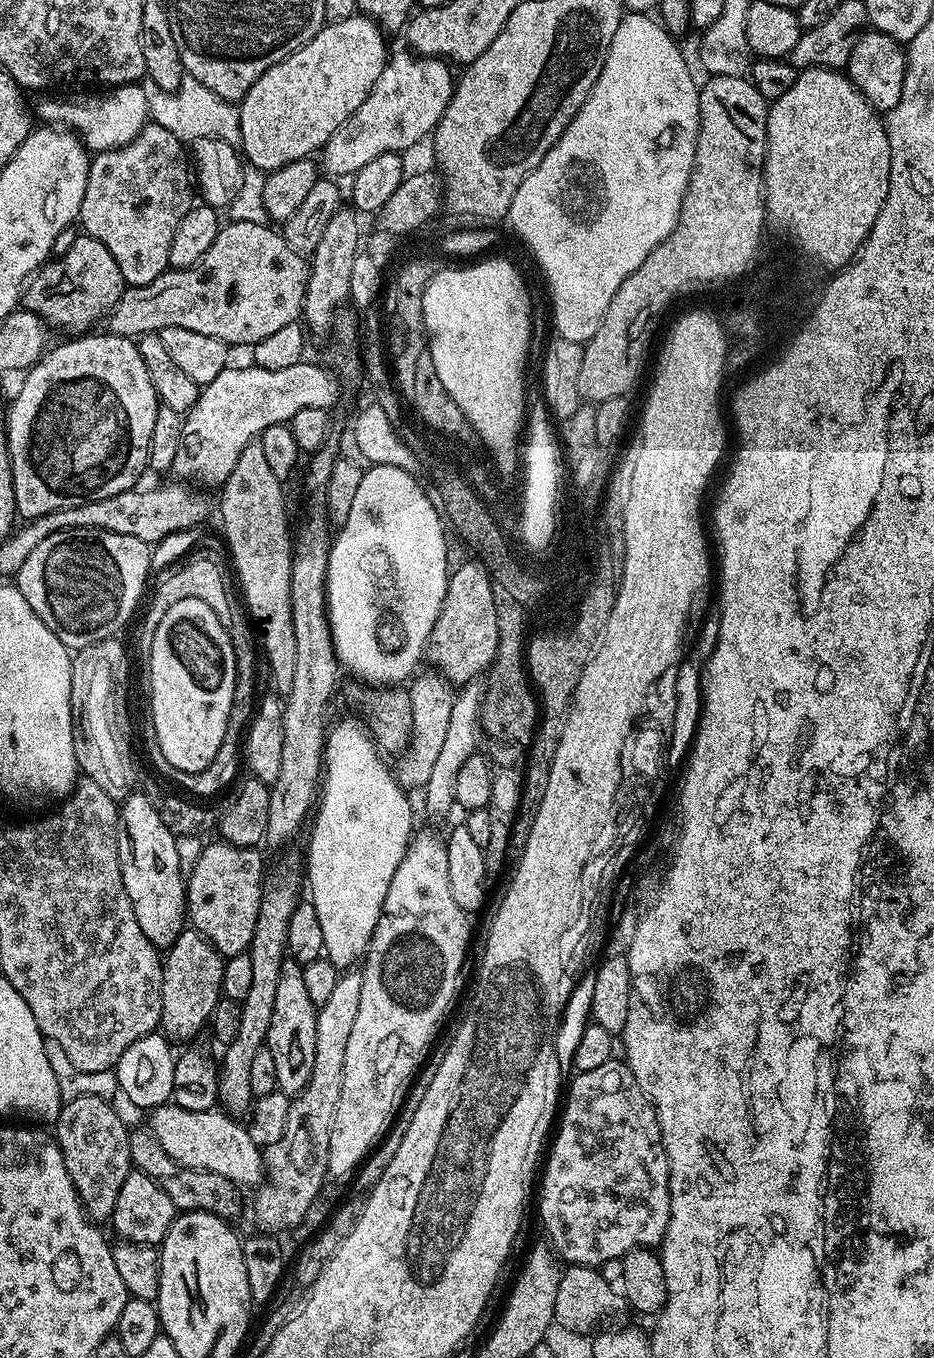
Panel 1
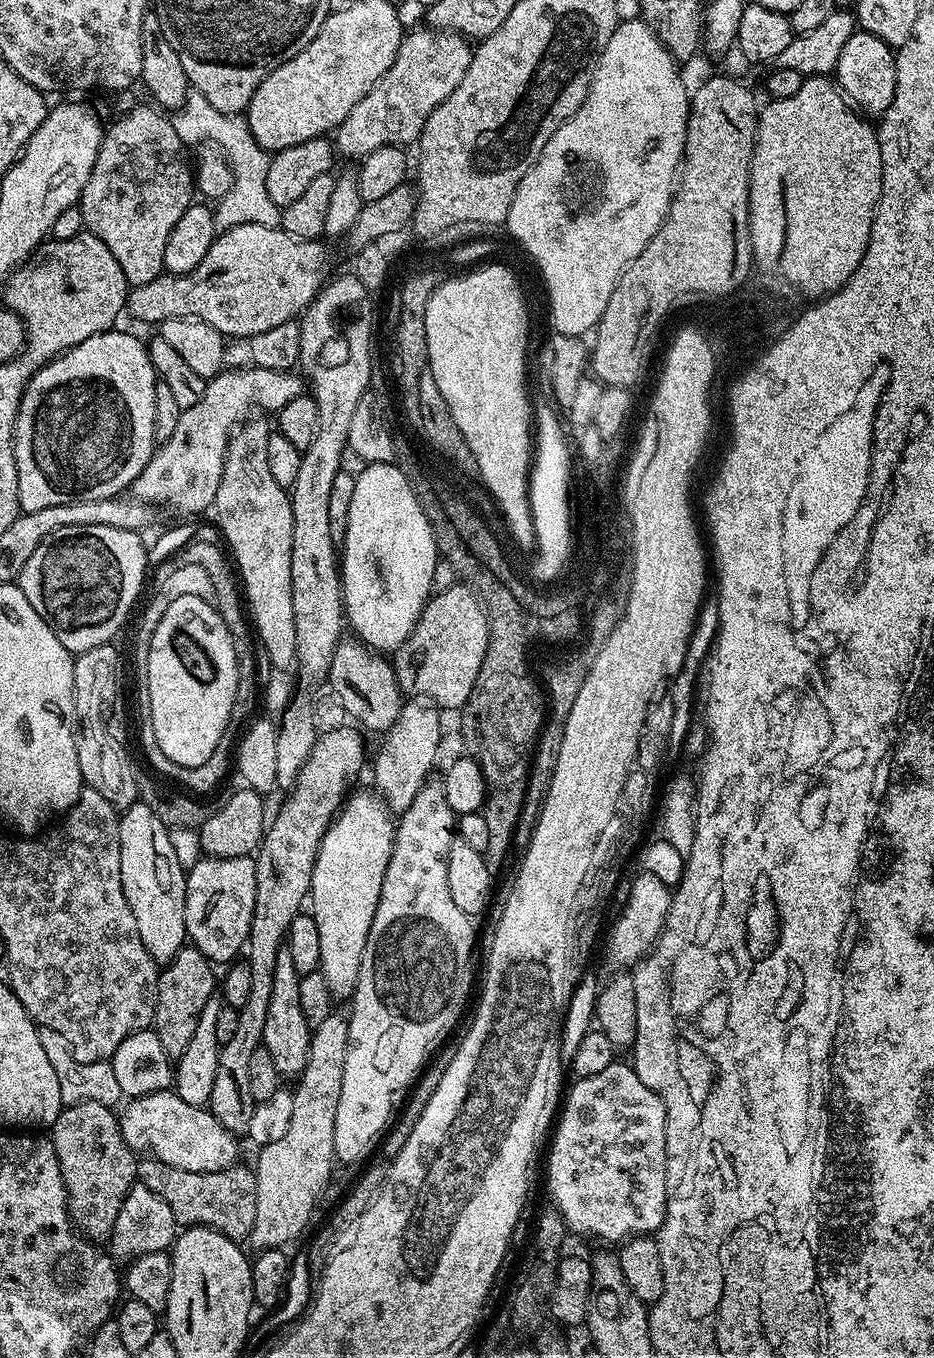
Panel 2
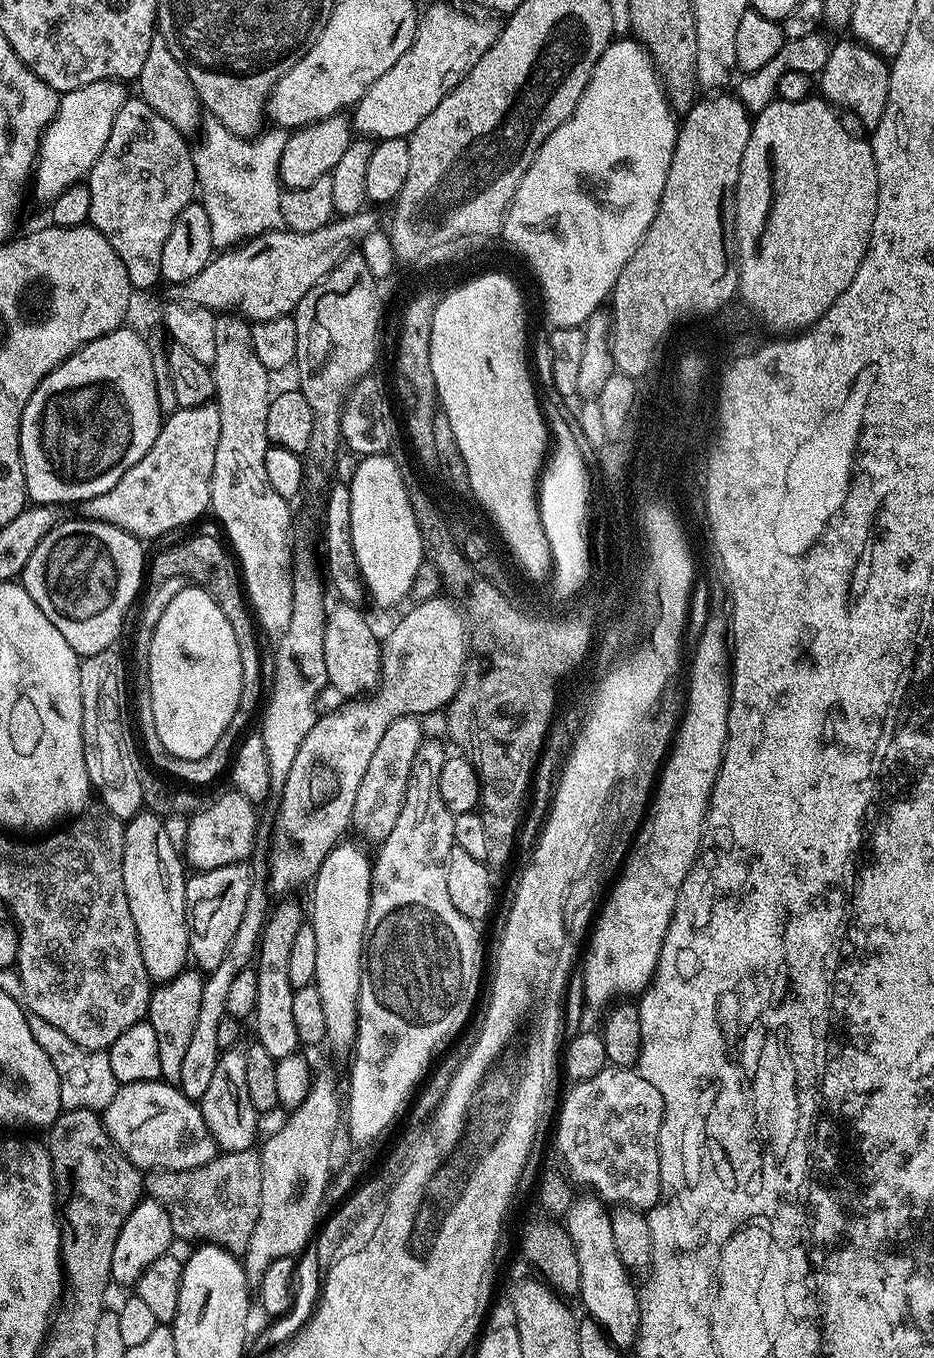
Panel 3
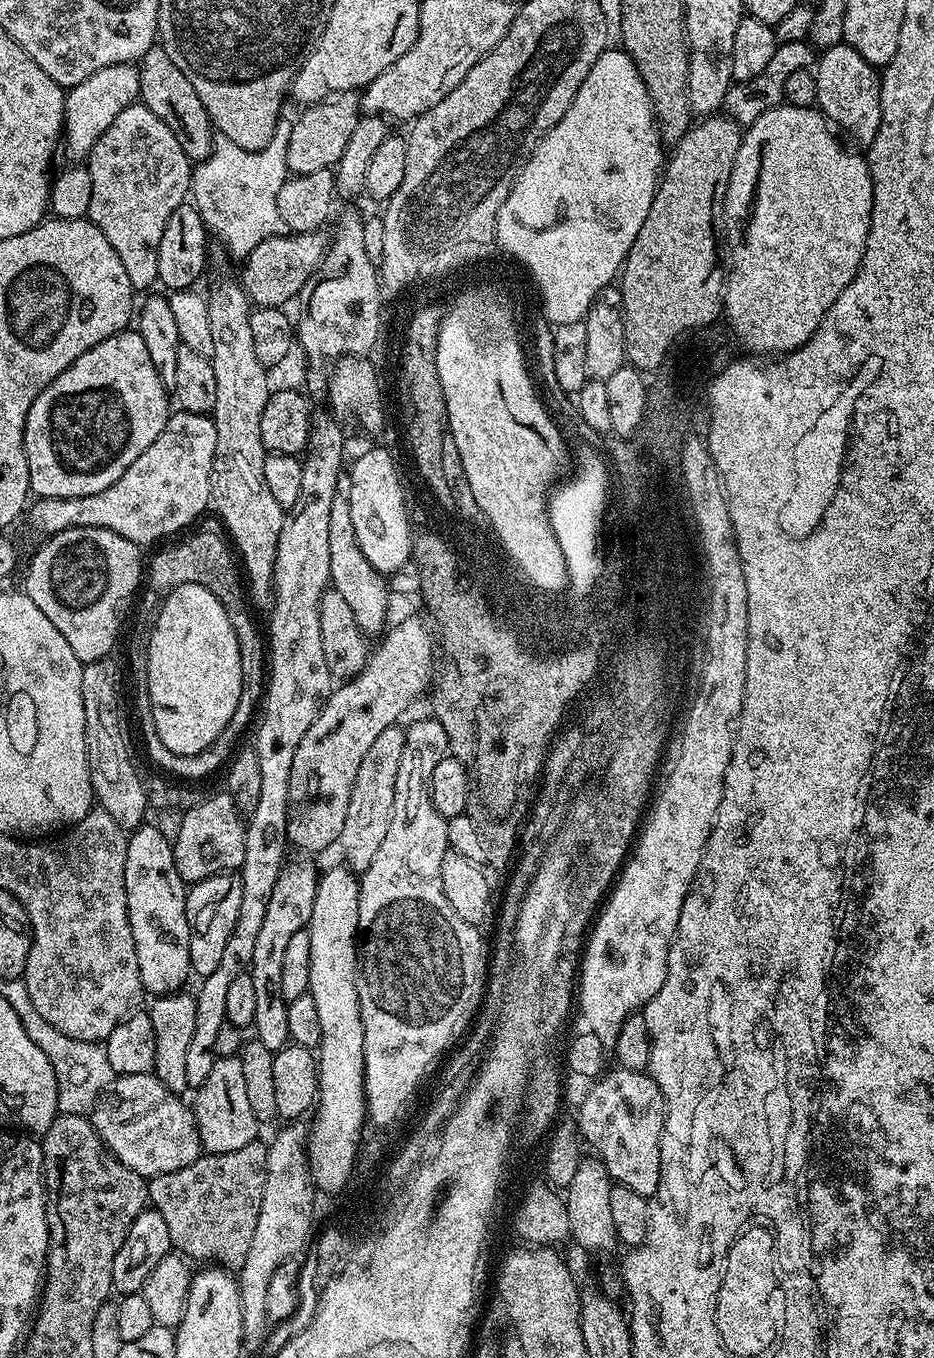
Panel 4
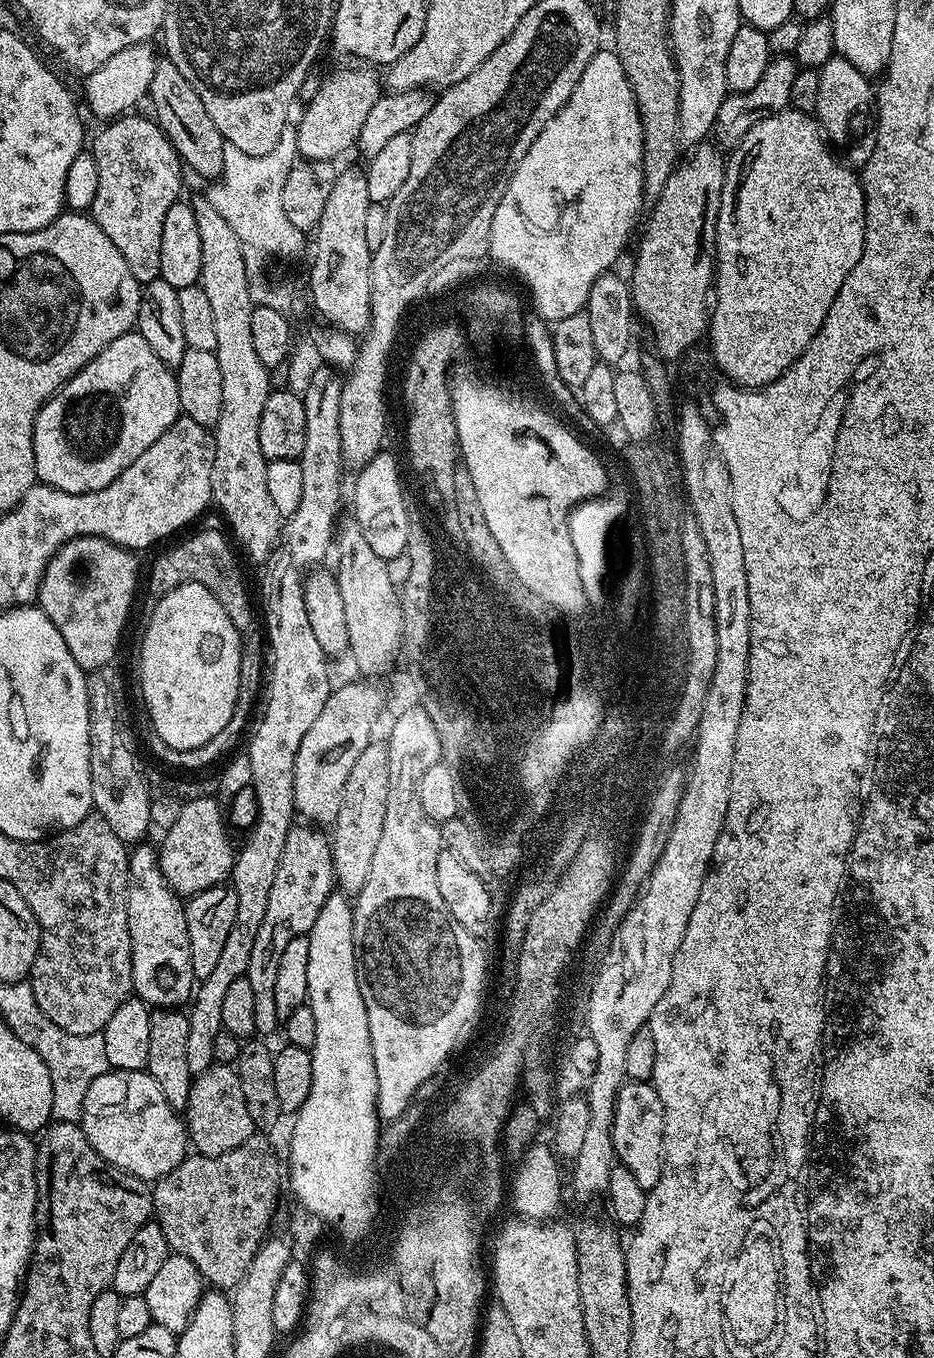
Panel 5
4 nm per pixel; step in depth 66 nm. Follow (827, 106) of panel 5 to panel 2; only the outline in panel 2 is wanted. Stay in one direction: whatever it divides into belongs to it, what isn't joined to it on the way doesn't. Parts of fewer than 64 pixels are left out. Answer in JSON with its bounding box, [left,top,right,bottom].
[834,30,896,118]

